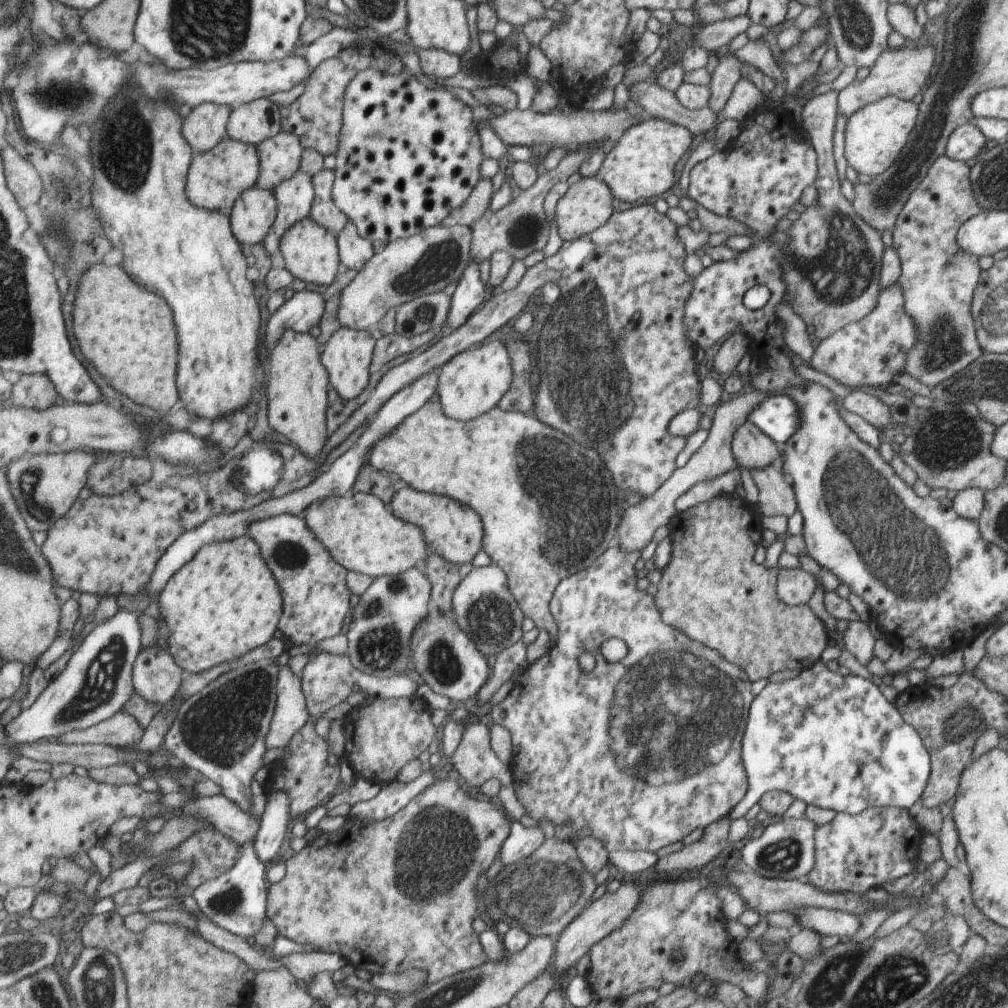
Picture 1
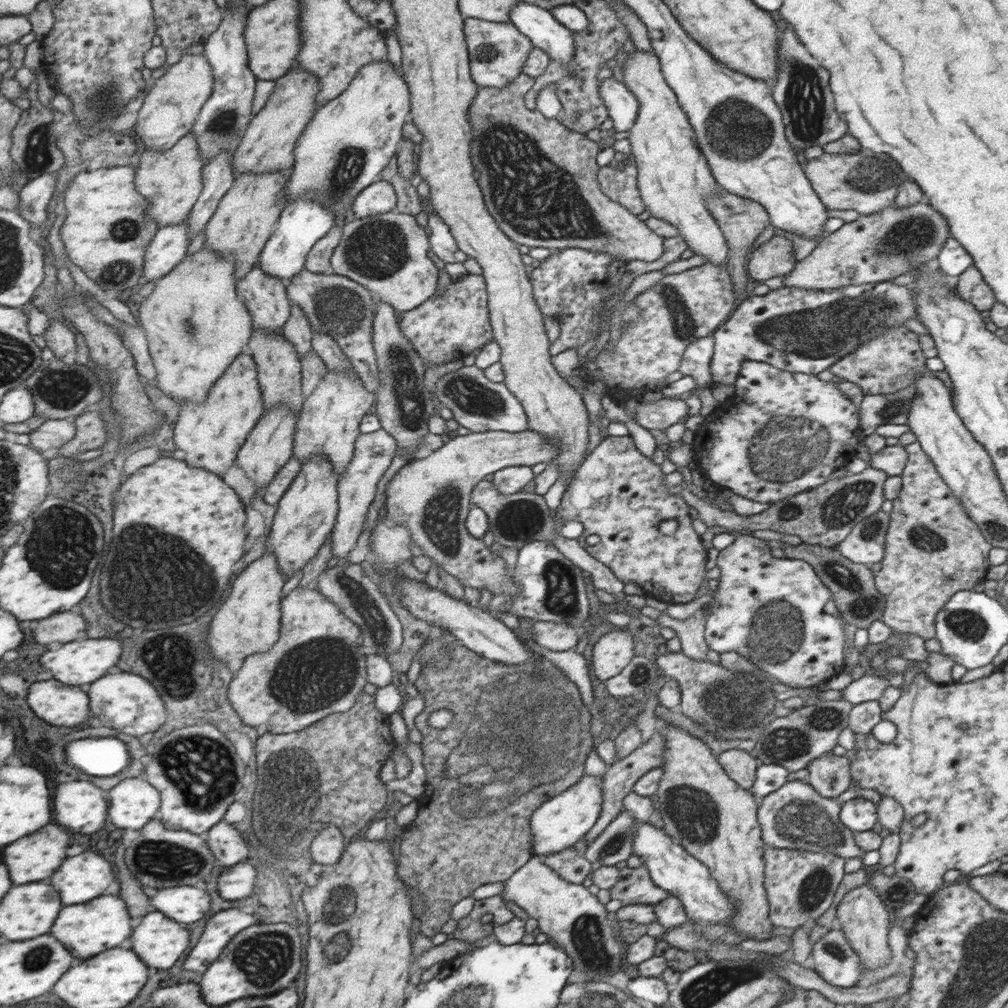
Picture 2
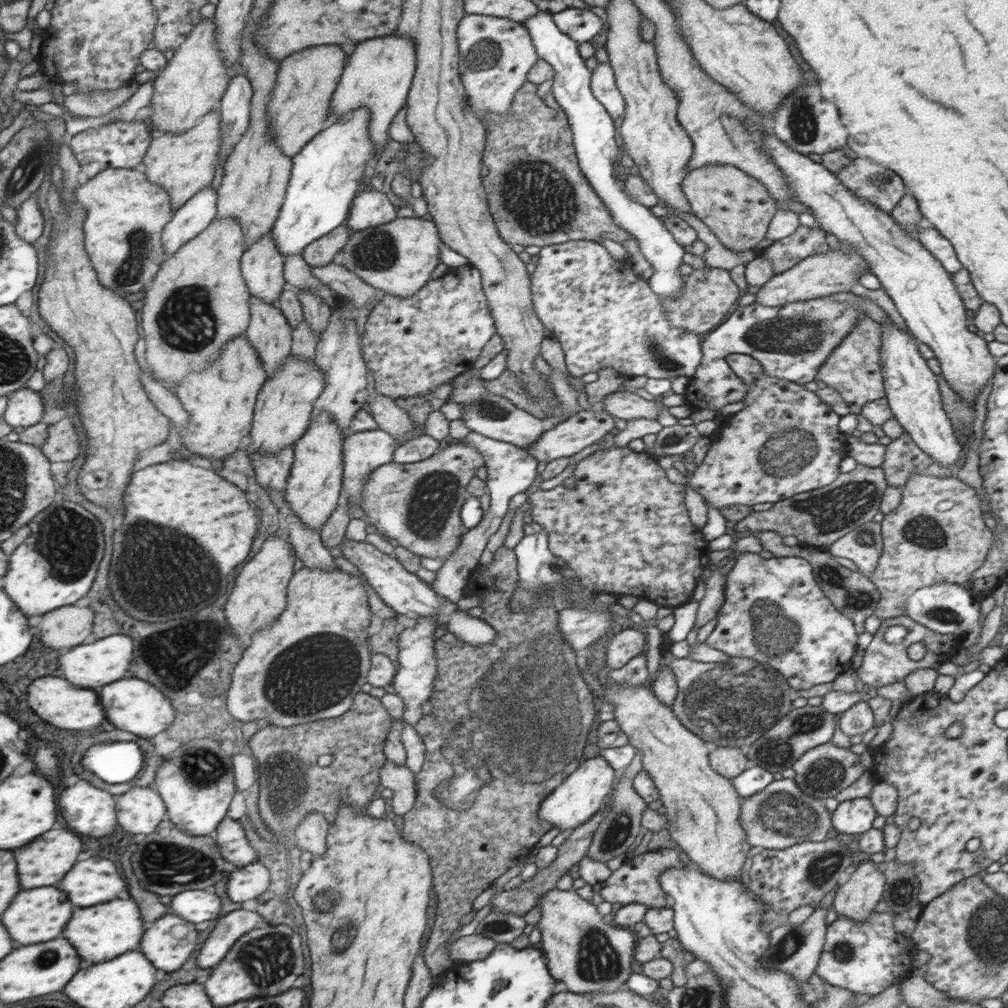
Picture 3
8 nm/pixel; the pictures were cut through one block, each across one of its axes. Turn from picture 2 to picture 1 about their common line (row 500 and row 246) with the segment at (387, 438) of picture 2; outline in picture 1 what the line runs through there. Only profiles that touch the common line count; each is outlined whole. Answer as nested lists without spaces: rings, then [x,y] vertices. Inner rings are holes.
[[[353,222],[339,234],[341,243],[341,257],[344,269],[363,269],[368,264],[374,250],[372,250],[372,241],[362,237],[357,233],[357,226]]]

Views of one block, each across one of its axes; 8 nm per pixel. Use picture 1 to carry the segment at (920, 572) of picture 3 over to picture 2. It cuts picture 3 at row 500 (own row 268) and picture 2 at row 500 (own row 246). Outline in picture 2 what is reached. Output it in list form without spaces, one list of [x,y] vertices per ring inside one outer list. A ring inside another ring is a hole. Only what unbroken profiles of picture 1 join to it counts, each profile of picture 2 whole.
[[[921,443],[903,446],[908,453],[908,460],[901,474],[901,489],[893,500],[893,510],[886,534],[886,554],[880,562],[882,568],[874,572],[875,586],[886,597],[886,608],[883,610],[881,621],[892,630],[901,634],[918,634],[925,640],[934,638],[934,616],[946,606],[954,594],[962,590],[970,590],[984,580],[988,570],[988,552],[992,544],[982,534],[965,509],[963,502],[954,494],[954,490],[941,477],[932,459],[922,450]]]

